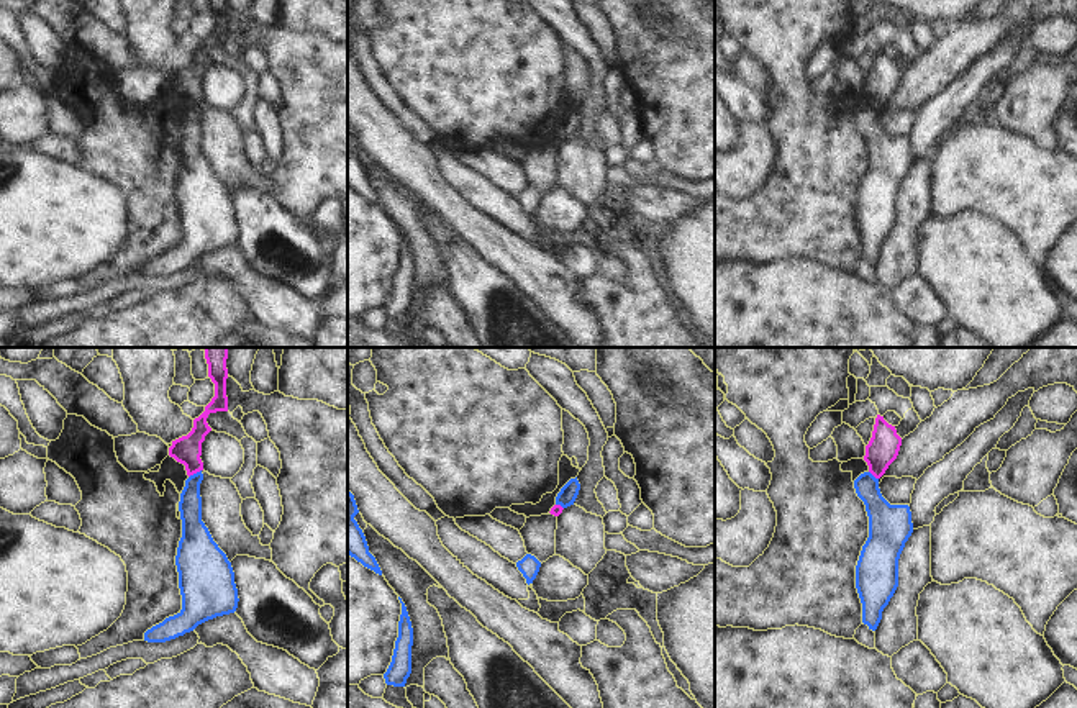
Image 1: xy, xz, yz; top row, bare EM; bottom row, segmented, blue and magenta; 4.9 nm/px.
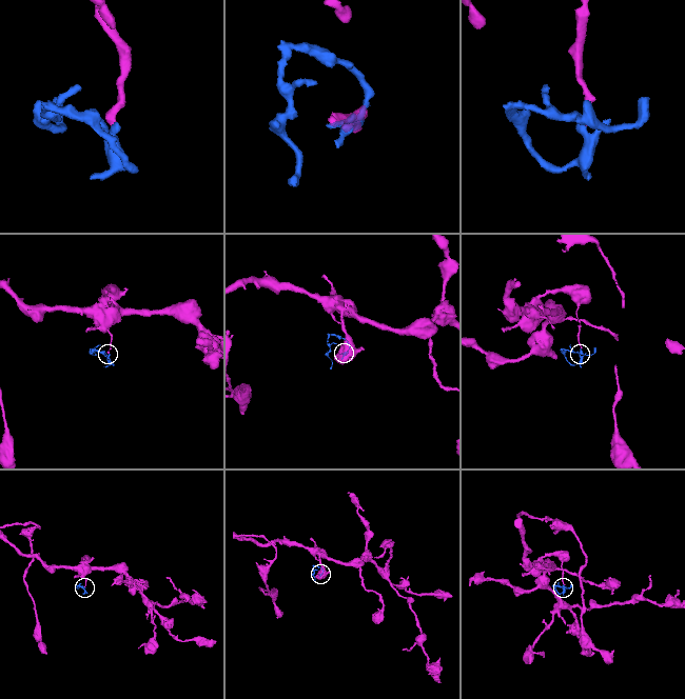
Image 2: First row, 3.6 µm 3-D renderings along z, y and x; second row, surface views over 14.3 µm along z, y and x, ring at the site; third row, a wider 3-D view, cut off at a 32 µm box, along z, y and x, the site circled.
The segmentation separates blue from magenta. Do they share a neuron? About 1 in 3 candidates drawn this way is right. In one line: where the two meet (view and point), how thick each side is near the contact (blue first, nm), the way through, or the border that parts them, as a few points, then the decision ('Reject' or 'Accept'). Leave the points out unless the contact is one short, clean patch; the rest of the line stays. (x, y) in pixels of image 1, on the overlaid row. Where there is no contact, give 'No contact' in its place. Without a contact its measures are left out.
Touches blue at xy (194, 474). Thickness 110 nm (blue) against 140 nm. Boundary: xy (200, 469), (189, 477). Reject

